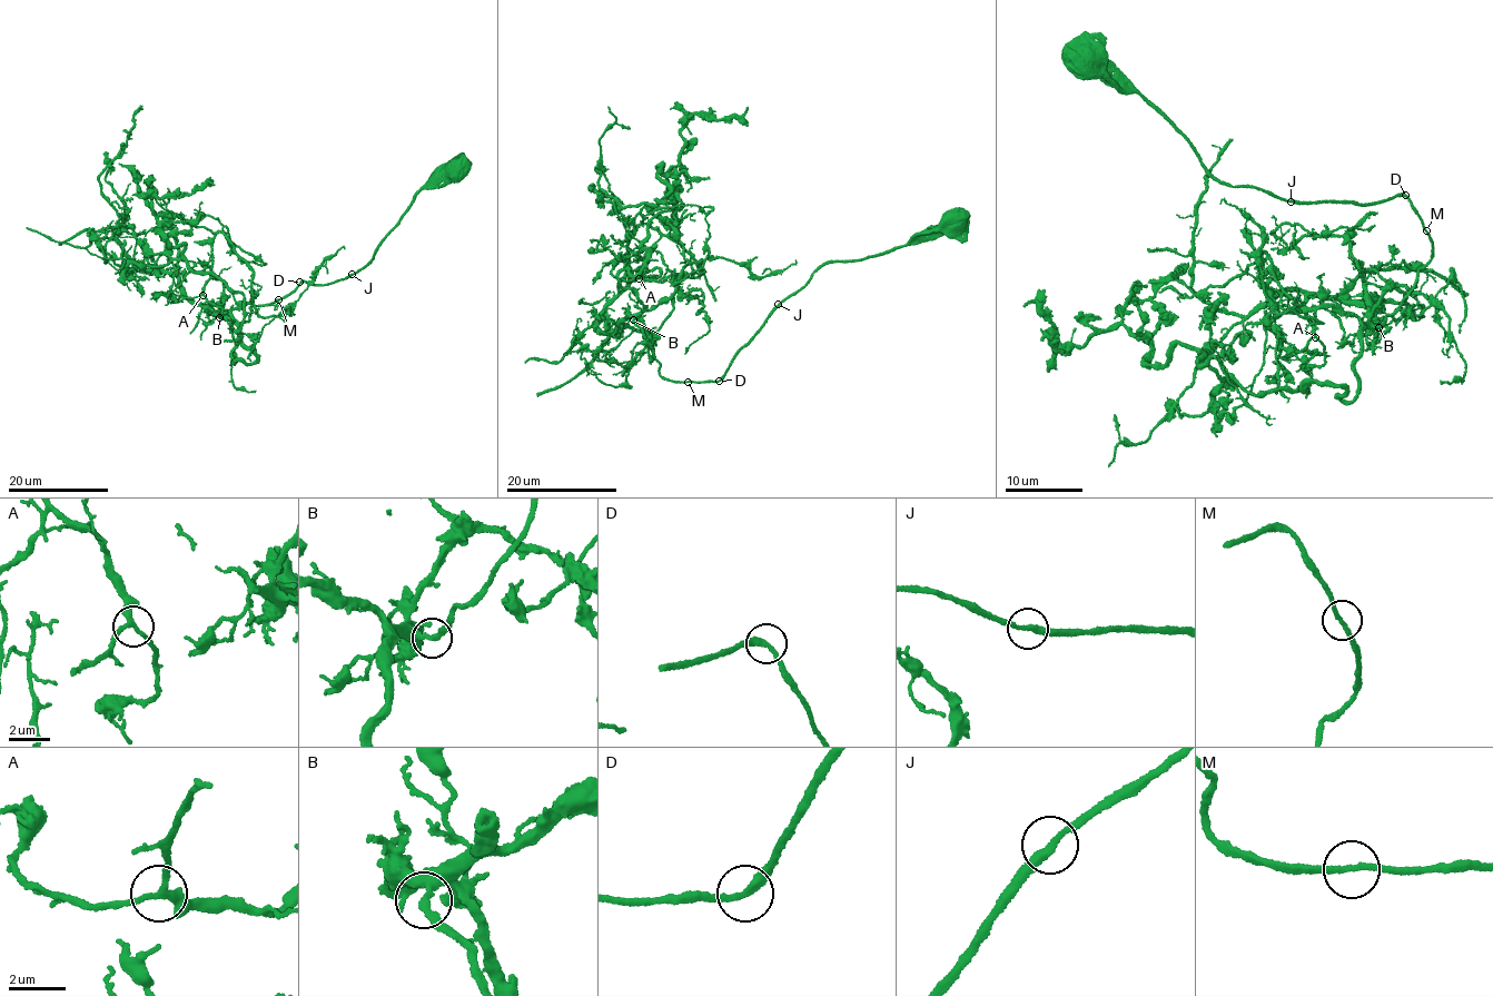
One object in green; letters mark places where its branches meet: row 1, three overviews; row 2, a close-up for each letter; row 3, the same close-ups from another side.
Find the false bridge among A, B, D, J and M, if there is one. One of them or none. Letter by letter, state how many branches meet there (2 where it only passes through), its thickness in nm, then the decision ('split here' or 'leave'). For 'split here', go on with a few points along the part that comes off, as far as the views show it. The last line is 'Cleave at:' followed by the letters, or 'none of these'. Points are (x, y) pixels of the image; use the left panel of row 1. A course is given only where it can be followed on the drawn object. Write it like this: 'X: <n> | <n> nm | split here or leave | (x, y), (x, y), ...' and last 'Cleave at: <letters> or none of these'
A: 3 | 240 nm | leave
B: 2 | 240 nm | leave
D: 2 | 260 nm | leave
J: 2 | 280 nm | leave
M: 2 | 220 nm | leave
Cleave at: none of these

